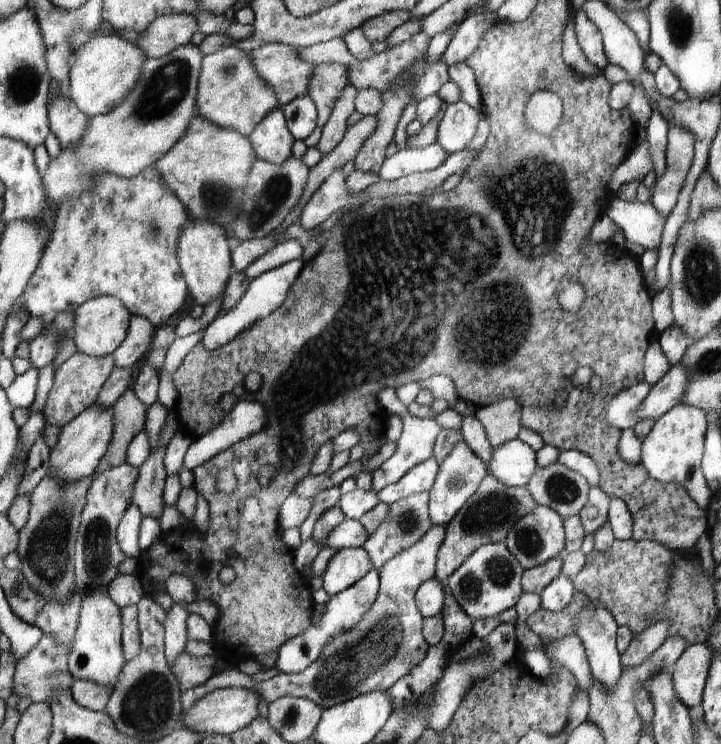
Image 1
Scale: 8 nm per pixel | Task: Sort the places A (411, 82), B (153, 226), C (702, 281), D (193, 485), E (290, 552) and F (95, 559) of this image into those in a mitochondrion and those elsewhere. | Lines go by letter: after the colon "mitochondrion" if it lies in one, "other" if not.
A: mitochondrion
B: mitochondrion
C: mitochondrion
D: other
E: other
F: mitochondrion

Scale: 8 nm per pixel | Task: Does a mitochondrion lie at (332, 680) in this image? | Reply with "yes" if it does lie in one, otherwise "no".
yes

